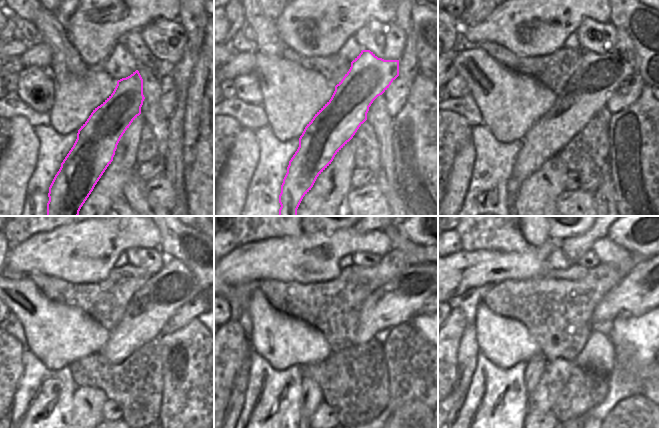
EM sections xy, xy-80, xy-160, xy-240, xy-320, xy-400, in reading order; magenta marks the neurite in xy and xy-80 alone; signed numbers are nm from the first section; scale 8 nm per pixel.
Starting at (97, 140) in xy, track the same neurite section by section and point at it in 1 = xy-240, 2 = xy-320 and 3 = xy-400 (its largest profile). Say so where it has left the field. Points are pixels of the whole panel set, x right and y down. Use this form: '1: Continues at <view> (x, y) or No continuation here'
1: Continues at xy-240 (149, 309)
2: Continues at xy-320 (399, 300)
3: Continues at xy-400 (641, 290).

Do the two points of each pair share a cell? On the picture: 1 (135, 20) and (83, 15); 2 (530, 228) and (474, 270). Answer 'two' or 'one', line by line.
1: one
2: two

